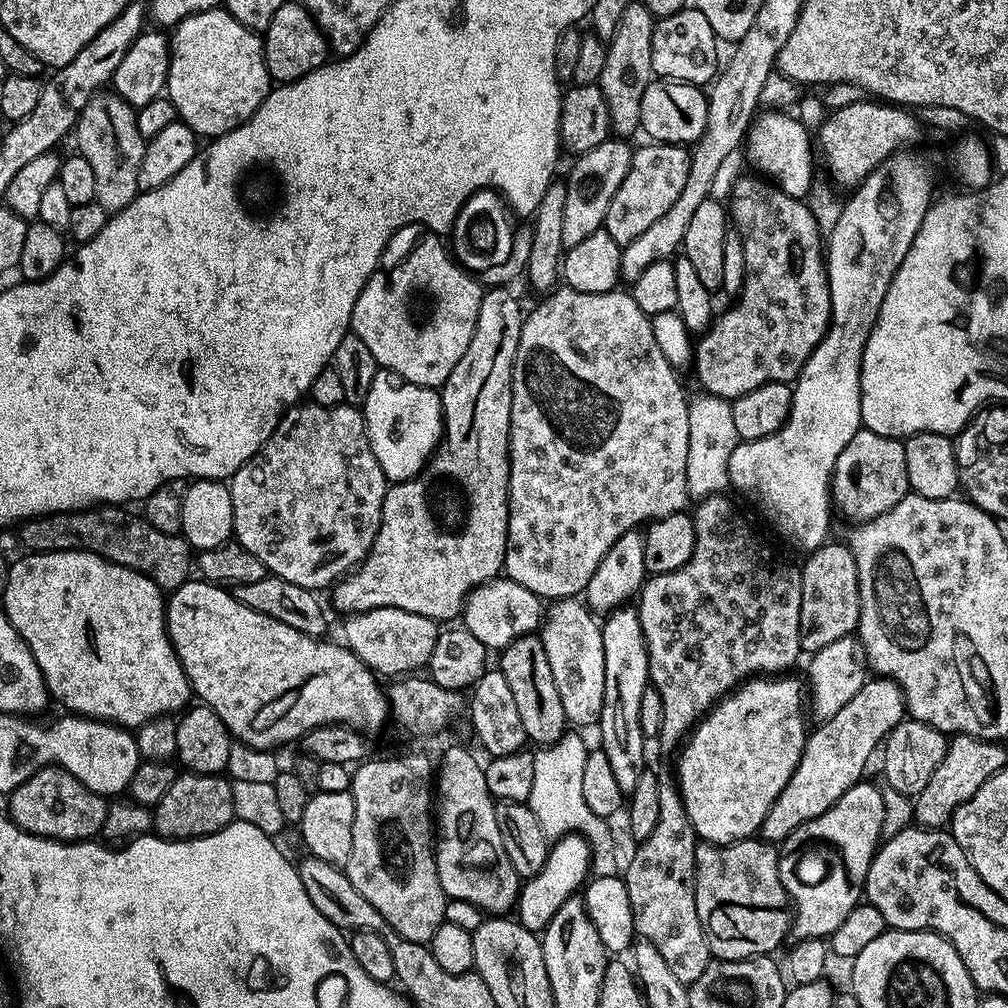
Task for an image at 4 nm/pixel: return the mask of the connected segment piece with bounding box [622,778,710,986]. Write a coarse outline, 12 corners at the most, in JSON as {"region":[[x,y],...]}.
{"region":[[671,779],[622,879],[636,936],[687,986],[710,953],[698,837]]}

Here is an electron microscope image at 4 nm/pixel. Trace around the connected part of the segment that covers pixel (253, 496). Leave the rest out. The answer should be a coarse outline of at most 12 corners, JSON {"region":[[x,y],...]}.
{"region":[[301,402],[230,477],[235,543],[327,589],[390,481],[359,407]]}

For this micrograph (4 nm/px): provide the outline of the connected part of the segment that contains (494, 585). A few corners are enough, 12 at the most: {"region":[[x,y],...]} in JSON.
{"region":[[507,578],[479,584],[462,626],[482,646],[503,650],[533,635],[541,597]]}

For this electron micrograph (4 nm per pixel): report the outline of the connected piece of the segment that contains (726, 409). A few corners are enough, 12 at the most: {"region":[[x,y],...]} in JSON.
{"region":[[700,394],[688,406],[689,497],[723,493],[738,437],[732,406]]}

